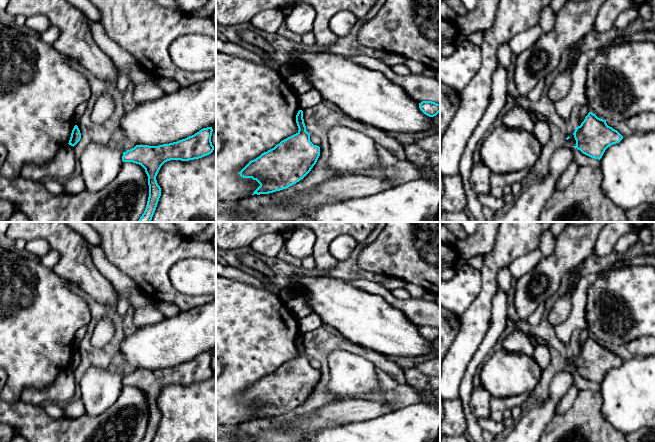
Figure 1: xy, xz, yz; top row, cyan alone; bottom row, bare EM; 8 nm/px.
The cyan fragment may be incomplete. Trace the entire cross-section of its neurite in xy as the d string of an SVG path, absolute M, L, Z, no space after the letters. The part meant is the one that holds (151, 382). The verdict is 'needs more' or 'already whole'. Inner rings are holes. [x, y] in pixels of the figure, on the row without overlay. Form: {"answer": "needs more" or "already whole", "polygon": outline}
{"answer": "already whole", "polygon": "M207 351L177 366L159 370L136 369L123 376L123 386L141 389L148 400L149 421L140 442L152 442L154 439L161 420L161 412L156 404L161 390L170 384L189 385L211 378L214 374L211 366L212 356L212 351Z"}

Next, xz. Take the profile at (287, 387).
{"answer": "already whole", "polygon": "M303 335L296 339L298 356L274 372L251 384L240 396L243 402L252 402L260 410L252 419L269 418L286 413L303 403L316 388L320 371L310 365Z"}

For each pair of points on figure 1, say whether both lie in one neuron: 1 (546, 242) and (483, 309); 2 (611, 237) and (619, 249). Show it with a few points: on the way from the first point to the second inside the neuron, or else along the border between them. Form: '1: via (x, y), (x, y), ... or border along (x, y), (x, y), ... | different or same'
1: border along (543, 232), (540, 235), (537, 247) | different
2: border along (637, 233), (624, 233), (616, 242), (613, 250) | different

